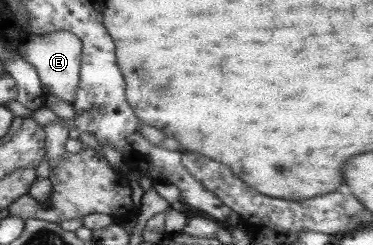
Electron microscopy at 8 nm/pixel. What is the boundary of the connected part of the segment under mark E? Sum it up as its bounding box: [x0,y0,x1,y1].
[17,31,81,105]

